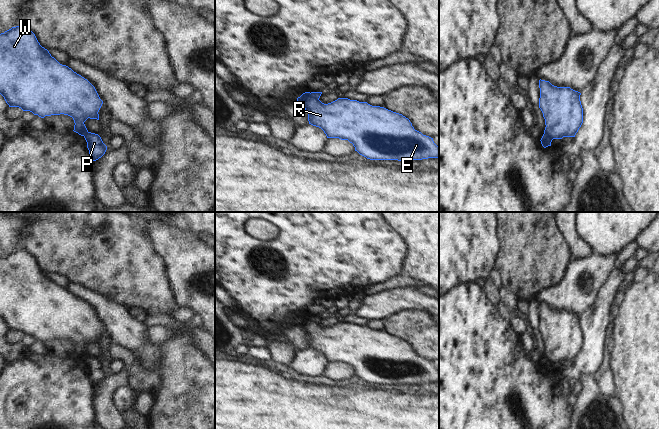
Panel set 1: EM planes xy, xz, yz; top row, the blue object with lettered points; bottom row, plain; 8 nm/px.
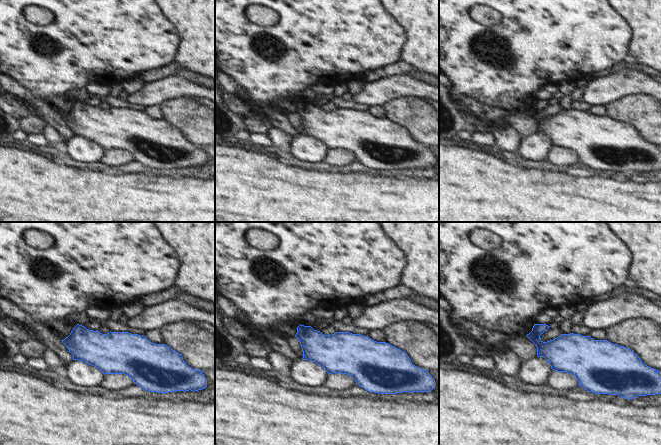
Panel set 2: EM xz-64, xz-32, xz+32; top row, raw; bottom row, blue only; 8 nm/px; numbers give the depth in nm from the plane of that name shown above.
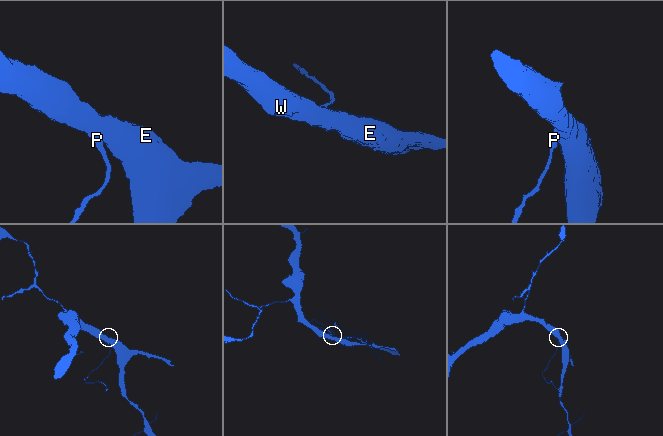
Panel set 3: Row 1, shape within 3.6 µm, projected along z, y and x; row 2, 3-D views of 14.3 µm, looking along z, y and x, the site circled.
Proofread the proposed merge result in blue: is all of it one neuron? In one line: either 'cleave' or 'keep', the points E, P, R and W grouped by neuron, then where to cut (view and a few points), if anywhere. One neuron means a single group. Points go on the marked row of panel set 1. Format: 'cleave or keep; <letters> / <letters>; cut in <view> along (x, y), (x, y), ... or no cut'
cleave; E R W / P; cut in xz along (309, 93), (318, 99)

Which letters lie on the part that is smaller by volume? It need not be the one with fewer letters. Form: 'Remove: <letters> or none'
Remove: P

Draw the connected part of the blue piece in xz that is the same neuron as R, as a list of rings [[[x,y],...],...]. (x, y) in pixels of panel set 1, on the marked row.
[[[310,92],[303,93],[297,101],[308,113],[309,124],[321,128],[327,138],[348,140],[355,151],[367,159],[410,161],[439,158],[439,147],[433,138],[415,130],[410,120],[402,114],[348,98],[338,98],[324,104],[314,99]]]

